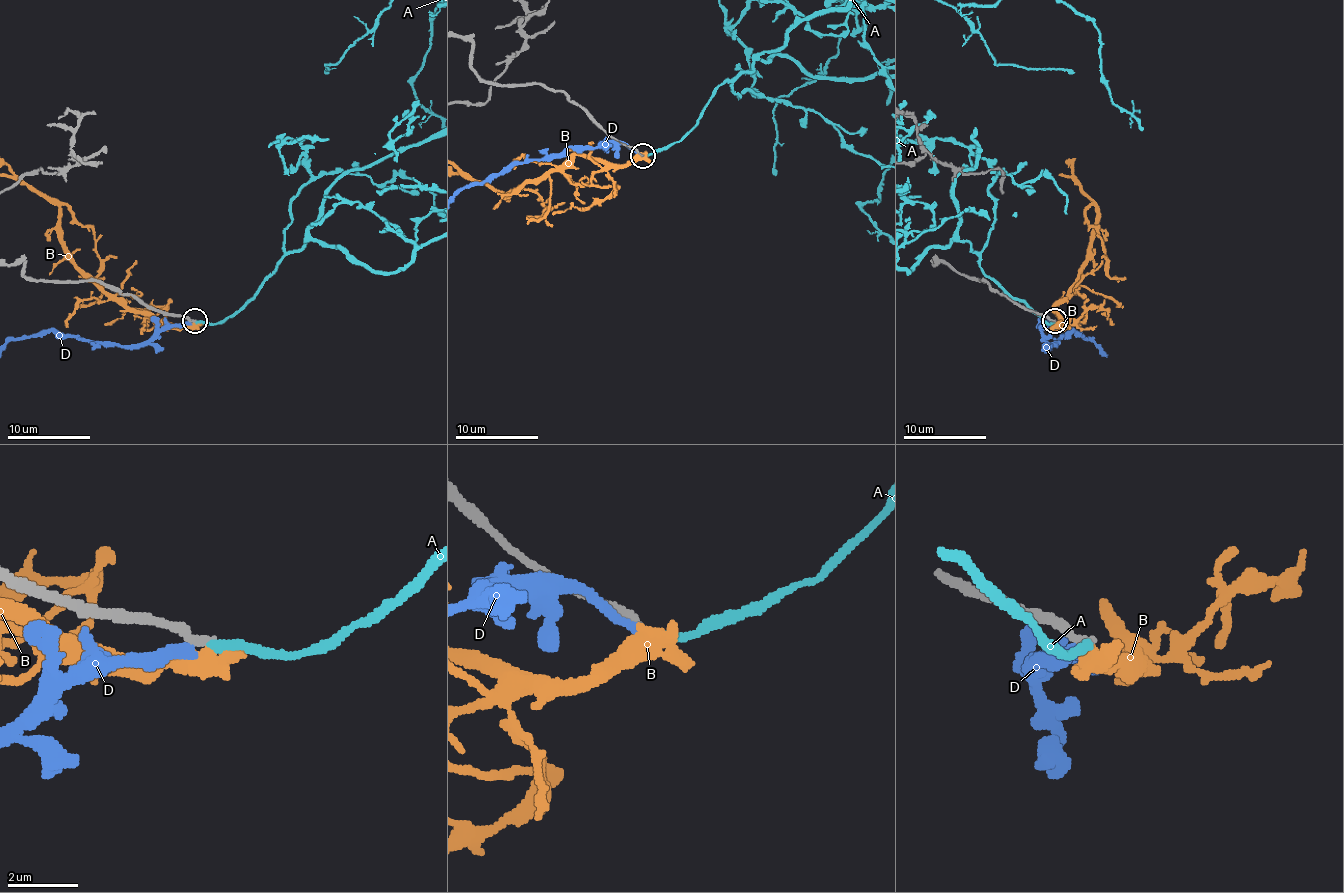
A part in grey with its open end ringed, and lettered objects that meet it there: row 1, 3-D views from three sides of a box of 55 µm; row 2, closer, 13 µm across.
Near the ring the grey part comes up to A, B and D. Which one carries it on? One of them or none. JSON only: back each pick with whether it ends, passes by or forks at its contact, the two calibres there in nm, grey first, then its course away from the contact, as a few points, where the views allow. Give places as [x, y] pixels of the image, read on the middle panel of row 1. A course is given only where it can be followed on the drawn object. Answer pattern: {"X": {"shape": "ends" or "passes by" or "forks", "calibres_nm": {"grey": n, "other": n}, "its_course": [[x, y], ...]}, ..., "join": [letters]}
{"join": []}

